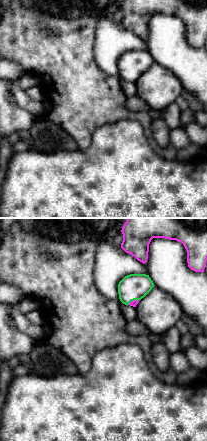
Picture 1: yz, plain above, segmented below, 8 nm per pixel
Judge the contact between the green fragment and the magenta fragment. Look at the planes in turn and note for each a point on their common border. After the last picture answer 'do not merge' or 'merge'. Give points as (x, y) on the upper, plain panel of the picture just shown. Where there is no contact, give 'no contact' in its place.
contact (133, 76)

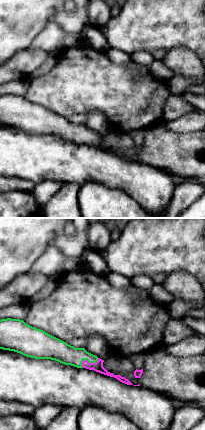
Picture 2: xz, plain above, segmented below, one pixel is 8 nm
contact (88, 137)

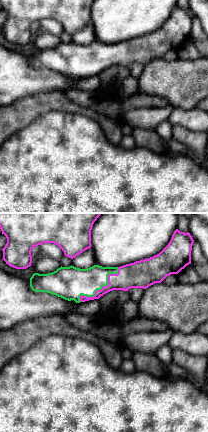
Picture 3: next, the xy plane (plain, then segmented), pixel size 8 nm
contact (102, 62)

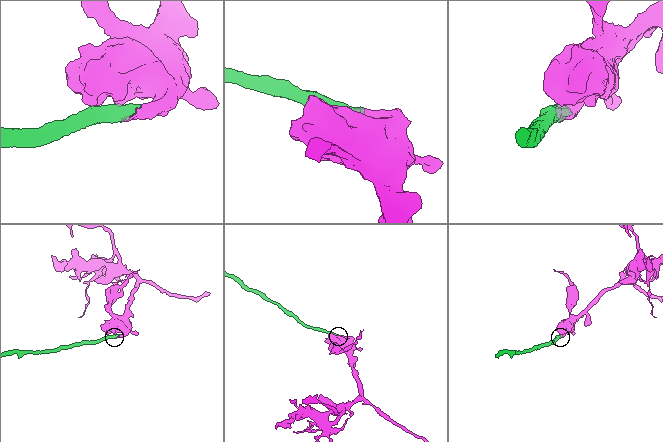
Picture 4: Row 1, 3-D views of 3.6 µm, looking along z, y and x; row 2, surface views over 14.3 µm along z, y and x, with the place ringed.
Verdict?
merge

